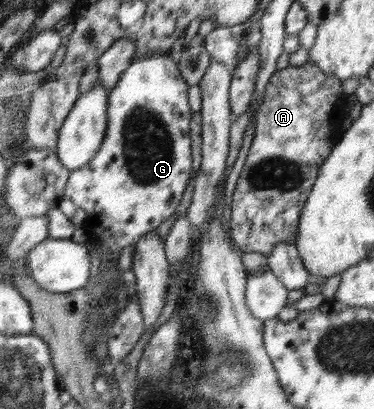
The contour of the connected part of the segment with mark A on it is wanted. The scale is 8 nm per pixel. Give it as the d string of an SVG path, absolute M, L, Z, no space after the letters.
M308 63L303 66L289 65L276 71L265 88L262 105L255 114L254 138L233 192L229 233L234 246L238 246L242 253L260 252L268 256L280 242L295 244L305 201L323 161L342 134L343 122L349 116L351 106L350 97L343 93L342 81Z

